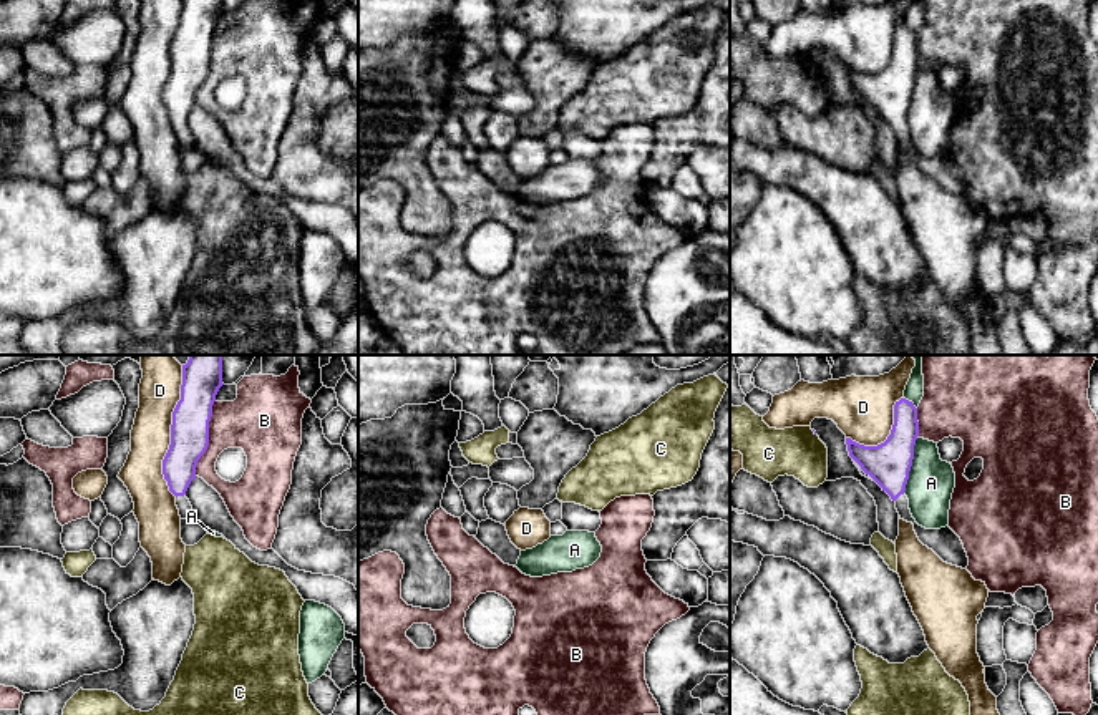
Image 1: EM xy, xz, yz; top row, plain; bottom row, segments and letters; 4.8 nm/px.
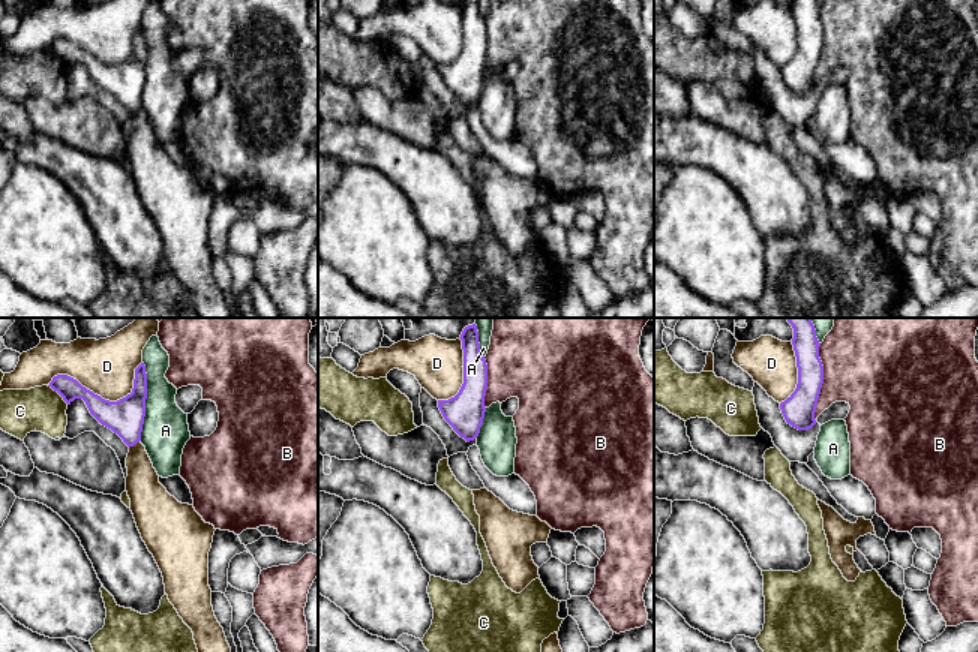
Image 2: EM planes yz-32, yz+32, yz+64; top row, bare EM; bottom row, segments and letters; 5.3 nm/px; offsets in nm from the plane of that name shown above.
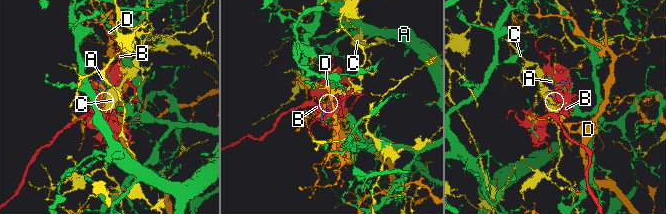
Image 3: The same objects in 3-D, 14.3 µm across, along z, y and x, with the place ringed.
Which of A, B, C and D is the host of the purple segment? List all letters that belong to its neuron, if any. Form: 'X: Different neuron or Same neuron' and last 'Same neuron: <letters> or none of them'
A: Different neuron
B: Different neuron
C: Different neuron
D: Different neuron
Same neuron: none of them

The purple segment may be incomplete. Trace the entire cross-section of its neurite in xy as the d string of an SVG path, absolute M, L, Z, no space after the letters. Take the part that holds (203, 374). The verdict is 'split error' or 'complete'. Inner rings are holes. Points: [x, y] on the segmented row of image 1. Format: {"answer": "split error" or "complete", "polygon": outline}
{"answer": "split error", "polygon": "M189 355L187 363L182 365L181 400L172 411L171 445L163 460L163 474L169 491L176 496L181 519L194 519L186 491L196 478L197 461L207 450L212 405L222 385L222 355Z"}

